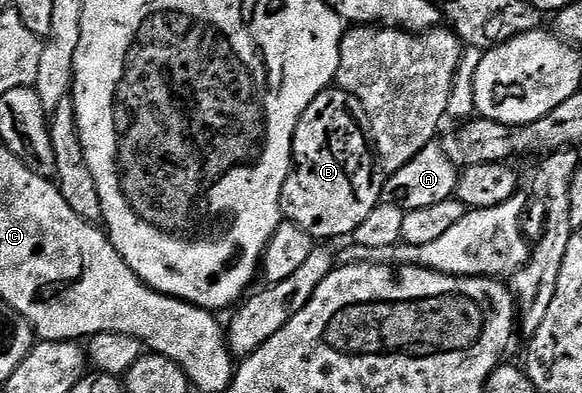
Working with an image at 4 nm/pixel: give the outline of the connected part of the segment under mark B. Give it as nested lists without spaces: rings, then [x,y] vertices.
[[[329,88],[317,96],[302,112],[292,141],[292,173],[284,185],[284,199],[280,202],[283,217],[302,228],[313,240],[332,240],[355,235],[358,224],[380,205],[384,192],[385,173],[376,157],[376,141],[372,138],[370,120],[362,100],[339,88]]]

